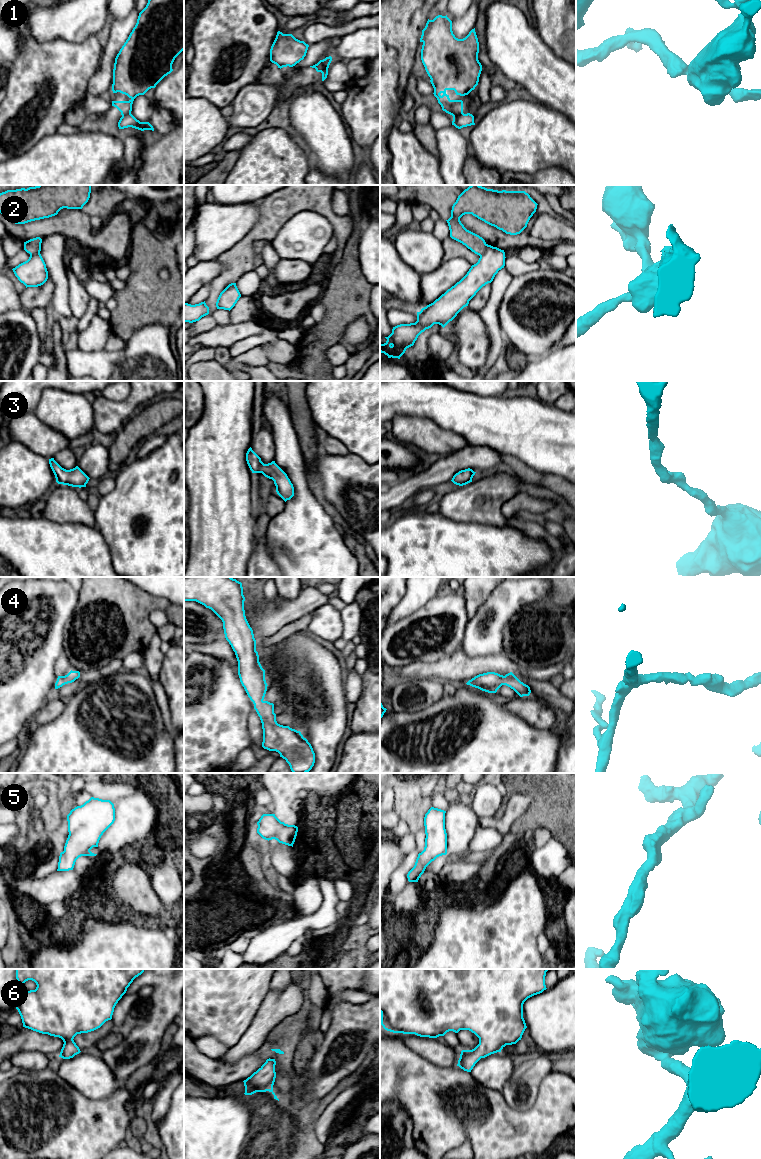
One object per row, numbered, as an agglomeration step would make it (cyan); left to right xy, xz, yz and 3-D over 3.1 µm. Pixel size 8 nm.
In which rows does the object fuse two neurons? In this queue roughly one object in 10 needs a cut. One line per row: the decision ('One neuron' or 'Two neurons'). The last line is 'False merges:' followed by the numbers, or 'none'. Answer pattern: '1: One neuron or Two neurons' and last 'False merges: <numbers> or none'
1: Two neurons
2: Two neurons
3: One neuron
4: One neuron
5: One neuron
6: One neuron
False merges: 1, 2

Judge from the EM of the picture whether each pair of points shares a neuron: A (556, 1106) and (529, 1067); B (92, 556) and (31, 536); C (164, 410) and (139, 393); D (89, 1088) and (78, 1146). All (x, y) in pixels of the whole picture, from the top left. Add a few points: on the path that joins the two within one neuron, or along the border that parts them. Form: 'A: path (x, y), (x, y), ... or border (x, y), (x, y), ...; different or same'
A: border (551, 1071), (542, 1079), (537, 1099), (533, 1104); different
B: path (77, 556), (51, 556), (46, 551); same
C: border (173, 394), (160, 396), (147, 402), (132, 414); different
D: border (68, 1083), (91, 1099), (104, 1099), (110, 1096); different

